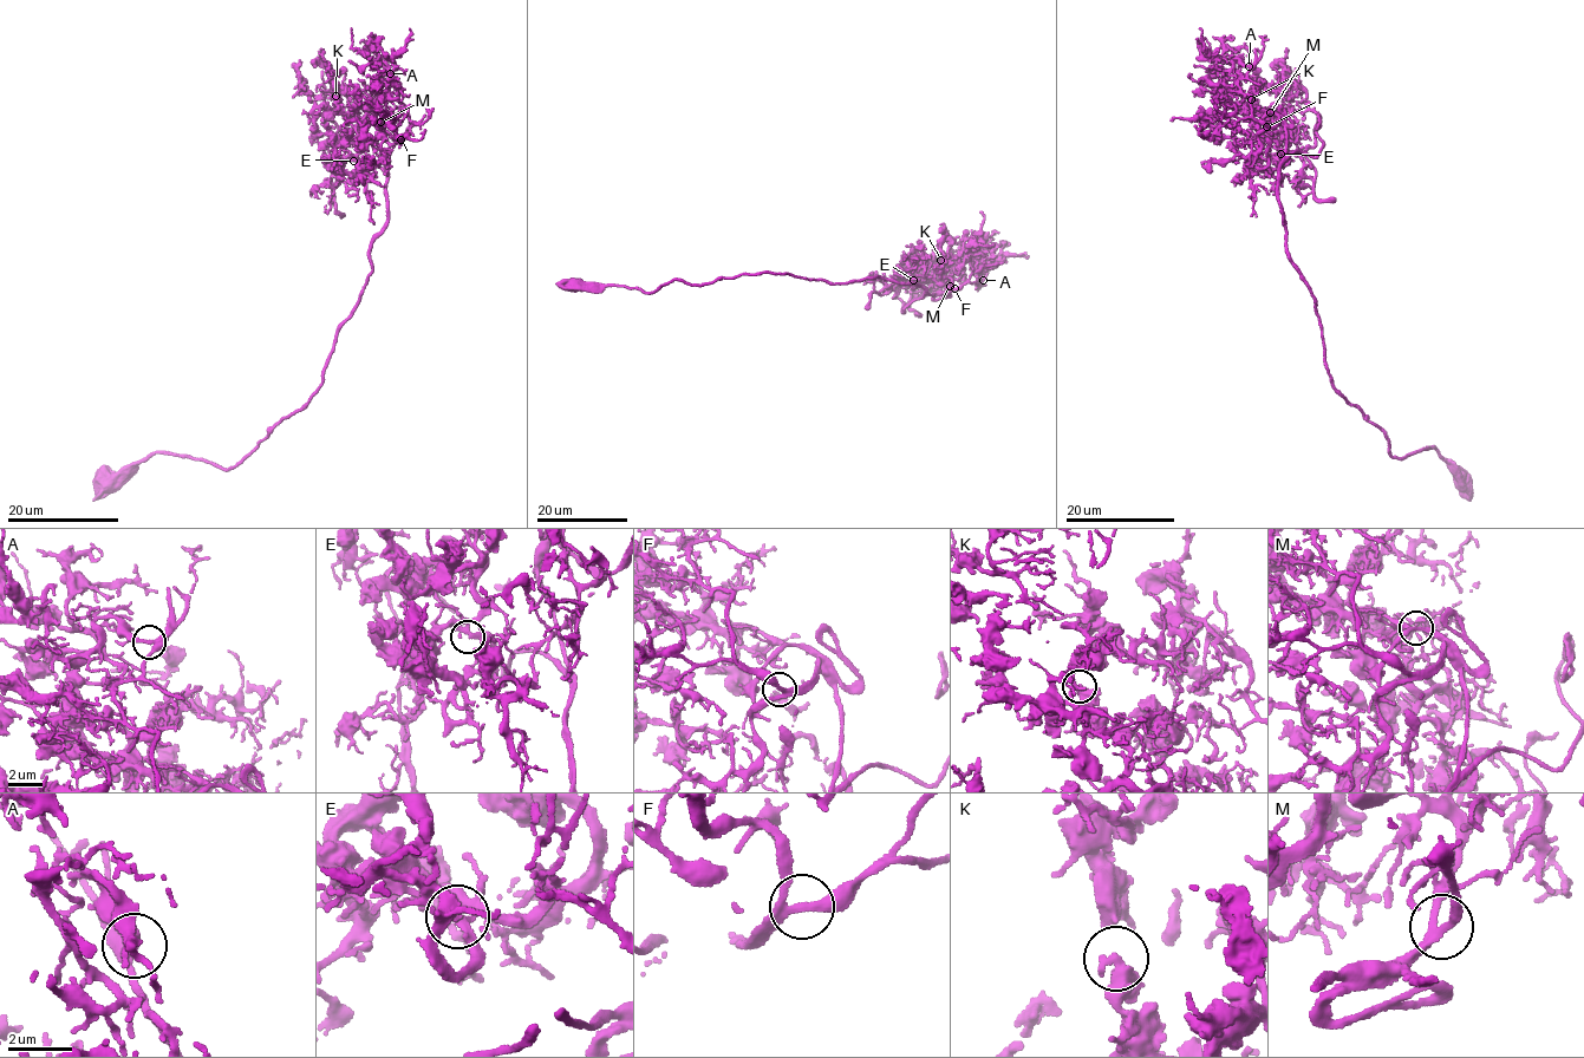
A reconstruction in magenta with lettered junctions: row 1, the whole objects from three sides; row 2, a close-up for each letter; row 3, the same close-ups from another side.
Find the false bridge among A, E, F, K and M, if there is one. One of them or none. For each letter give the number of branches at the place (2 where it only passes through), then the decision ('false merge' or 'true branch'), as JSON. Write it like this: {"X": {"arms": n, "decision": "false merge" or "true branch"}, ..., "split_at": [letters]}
{"A": {"arms": 3, "decision": "true branch"}, "E": {"arms": 3, "decision": "true branch"}, "F": {"arms": 3, "decision": "true branch"}, "K": {"arms": 3, "decision": "true branch"}, "M": {"arms": 3, "decision": "true branch"}, "split_at": []}

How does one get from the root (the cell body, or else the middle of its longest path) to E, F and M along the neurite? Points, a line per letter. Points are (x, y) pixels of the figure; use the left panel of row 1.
E: (353, 307), (371, 270), (371, 240), (386, 219), (389, 172), (371, 112), (357, 125), (353, 161)
F: (353, 307), (371, 270), (371, 240), (386, 219), (389, 172), (377, 137), (384, 130), (402, 139)
M: (353, 307), (371, 270), (371, 240), (386, 219), (389, 172), (377, 139), (380, 122)

